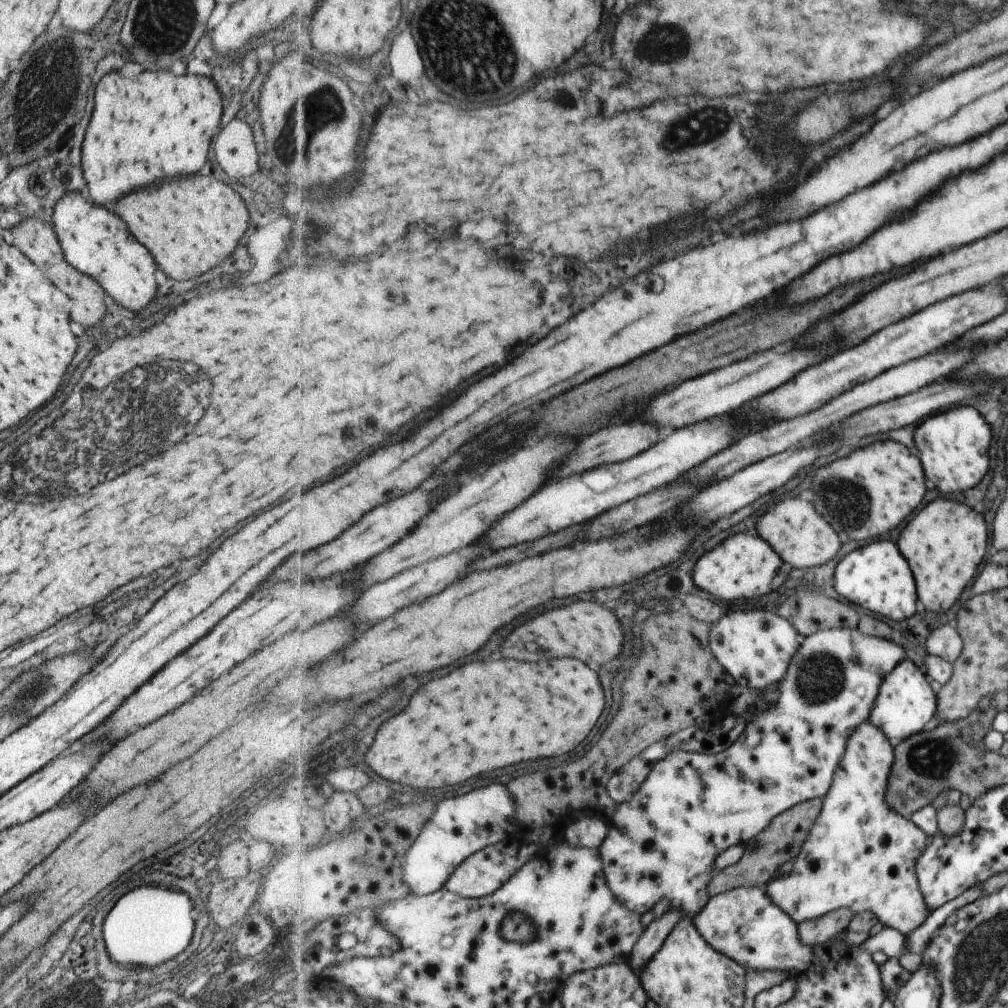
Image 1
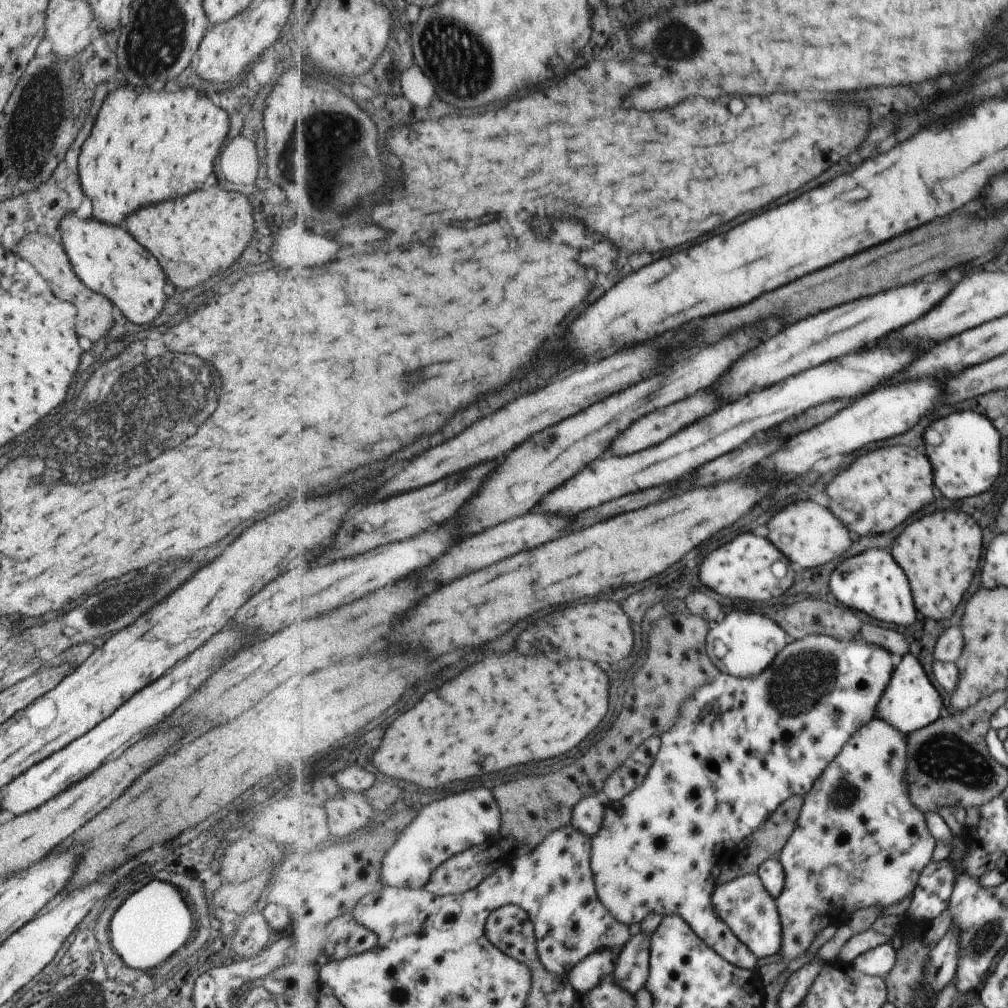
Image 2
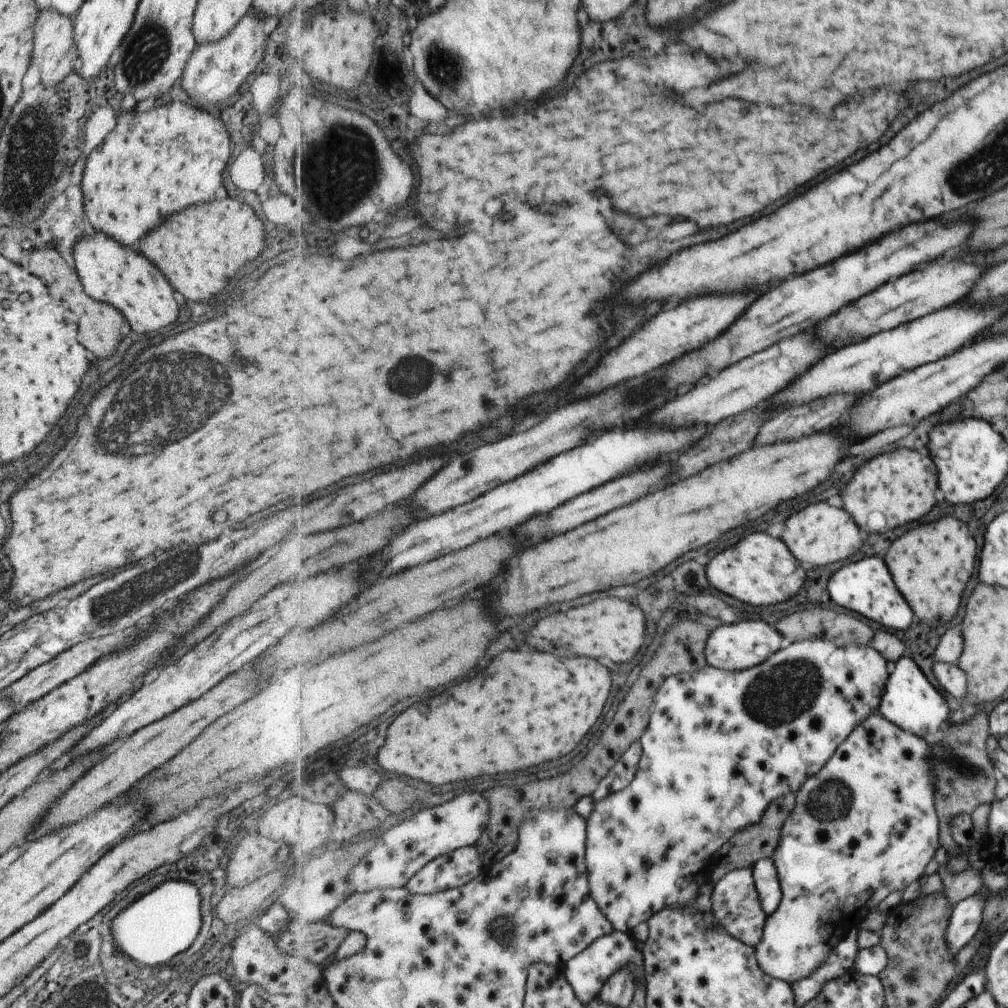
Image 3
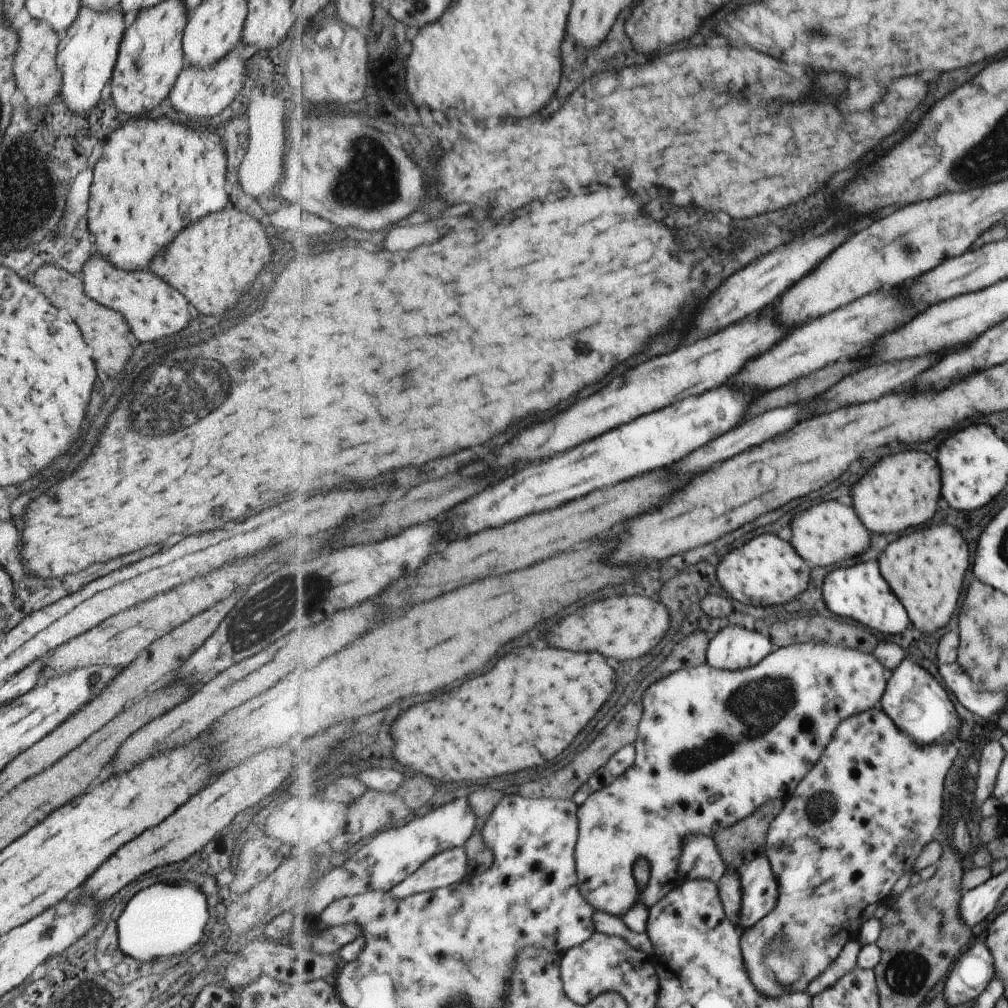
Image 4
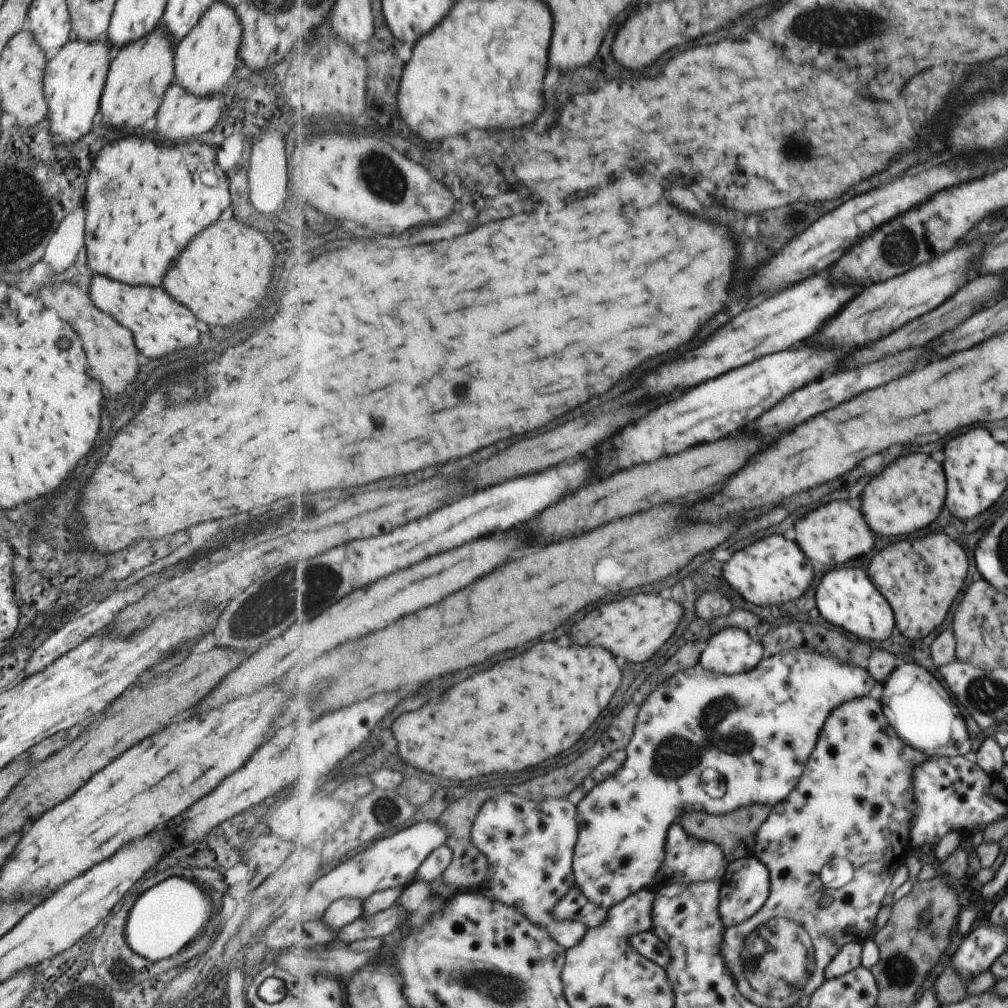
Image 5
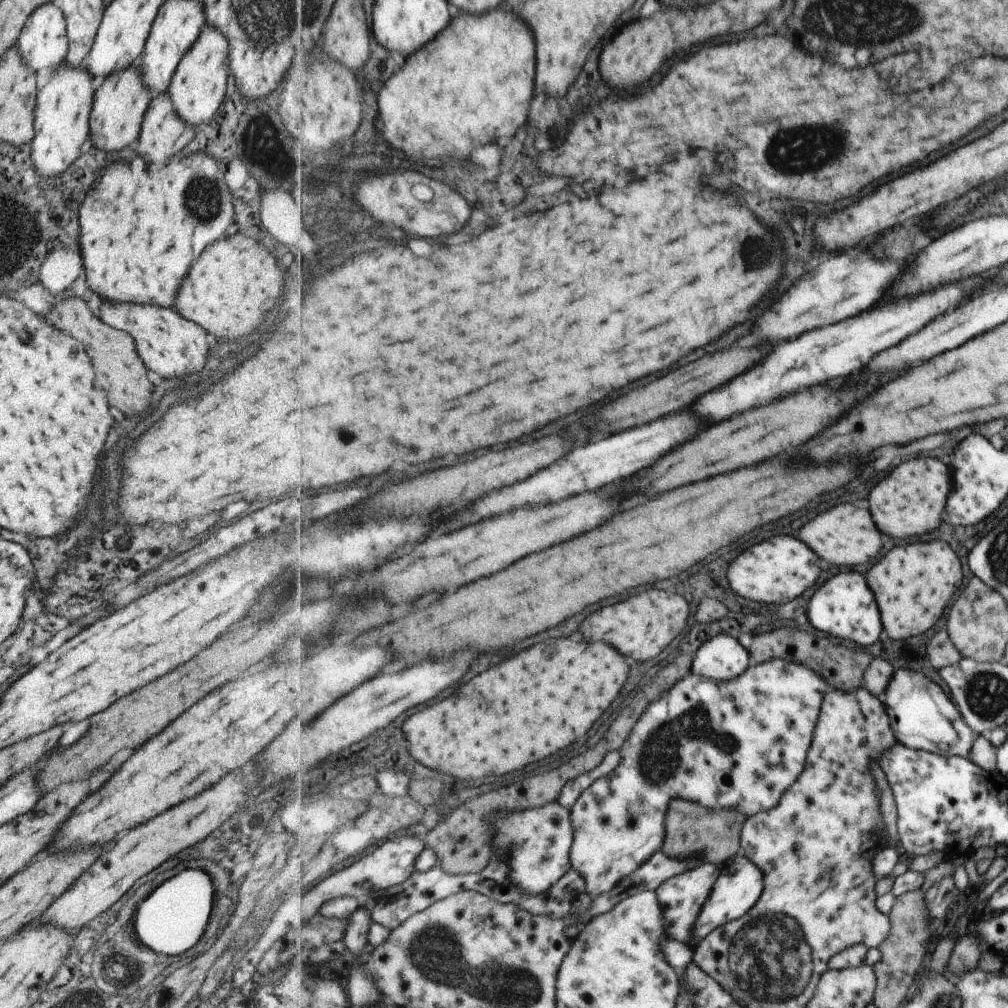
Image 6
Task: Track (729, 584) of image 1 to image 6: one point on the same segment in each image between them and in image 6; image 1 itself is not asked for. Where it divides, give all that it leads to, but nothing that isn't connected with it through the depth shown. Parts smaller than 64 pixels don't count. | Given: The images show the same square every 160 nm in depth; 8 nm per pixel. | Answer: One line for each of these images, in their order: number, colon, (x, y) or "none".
2: (750, 567)
3: (760, 570)
4: (766, 571)
5: (772, 571)
6: (781, 569)

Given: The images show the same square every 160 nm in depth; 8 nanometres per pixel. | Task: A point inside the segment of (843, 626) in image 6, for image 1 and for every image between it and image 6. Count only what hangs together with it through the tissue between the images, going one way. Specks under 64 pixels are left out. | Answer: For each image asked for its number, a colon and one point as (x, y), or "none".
1: (877, 577)
2: (873, 583)
3: (866, 587)
4: (860, 593)
5: (847, 597)

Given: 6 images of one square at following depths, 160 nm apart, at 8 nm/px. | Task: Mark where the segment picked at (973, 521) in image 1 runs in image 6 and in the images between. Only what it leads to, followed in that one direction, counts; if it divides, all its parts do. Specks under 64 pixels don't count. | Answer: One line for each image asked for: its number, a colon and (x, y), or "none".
2: (940, 552)
3: (931, 564)
4: (926, 568)
5: (921, 577)
6: (914, 583)

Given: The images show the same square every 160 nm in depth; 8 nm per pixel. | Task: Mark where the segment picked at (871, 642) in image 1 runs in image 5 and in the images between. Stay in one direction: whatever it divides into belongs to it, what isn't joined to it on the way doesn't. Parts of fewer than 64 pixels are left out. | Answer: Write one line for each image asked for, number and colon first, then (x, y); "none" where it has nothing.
2: (746, 745)
3: (722, 745)
4: (749, 736)
5: (773, 715)

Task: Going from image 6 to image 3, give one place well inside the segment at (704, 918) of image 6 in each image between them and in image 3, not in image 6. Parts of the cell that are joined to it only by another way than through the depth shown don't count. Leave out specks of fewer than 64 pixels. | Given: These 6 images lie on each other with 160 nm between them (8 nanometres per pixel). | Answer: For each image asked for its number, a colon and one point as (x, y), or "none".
3: (766, 875)
4: (760, 883)
5: (745, 891)

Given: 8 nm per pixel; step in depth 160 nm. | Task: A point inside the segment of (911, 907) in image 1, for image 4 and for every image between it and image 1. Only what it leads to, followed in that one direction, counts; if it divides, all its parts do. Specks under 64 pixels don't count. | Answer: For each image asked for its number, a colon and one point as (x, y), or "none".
2: (859, 842)
3: (868, 821)
4: (879, 793)

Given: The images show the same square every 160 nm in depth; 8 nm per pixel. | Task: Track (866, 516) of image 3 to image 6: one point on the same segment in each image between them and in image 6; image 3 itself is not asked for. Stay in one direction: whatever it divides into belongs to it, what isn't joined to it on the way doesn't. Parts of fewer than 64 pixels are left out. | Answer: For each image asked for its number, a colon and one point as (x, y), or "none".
4: (902, 491)
5: (910, 494)
6: (909, 502)

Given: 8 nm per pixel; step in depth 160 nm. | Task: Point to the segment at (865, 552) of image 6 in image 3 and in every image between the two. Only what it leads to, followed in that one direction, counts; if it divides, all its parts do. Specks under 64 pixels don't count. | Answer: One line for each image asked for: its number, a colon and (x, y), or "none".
3: (820, 534)
4: (830, 532)
5: (836, 533)

